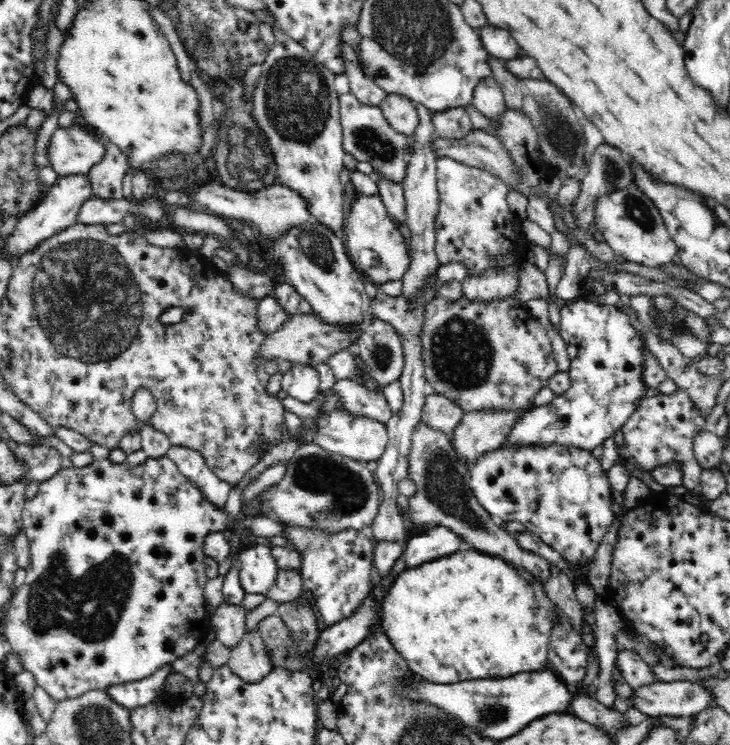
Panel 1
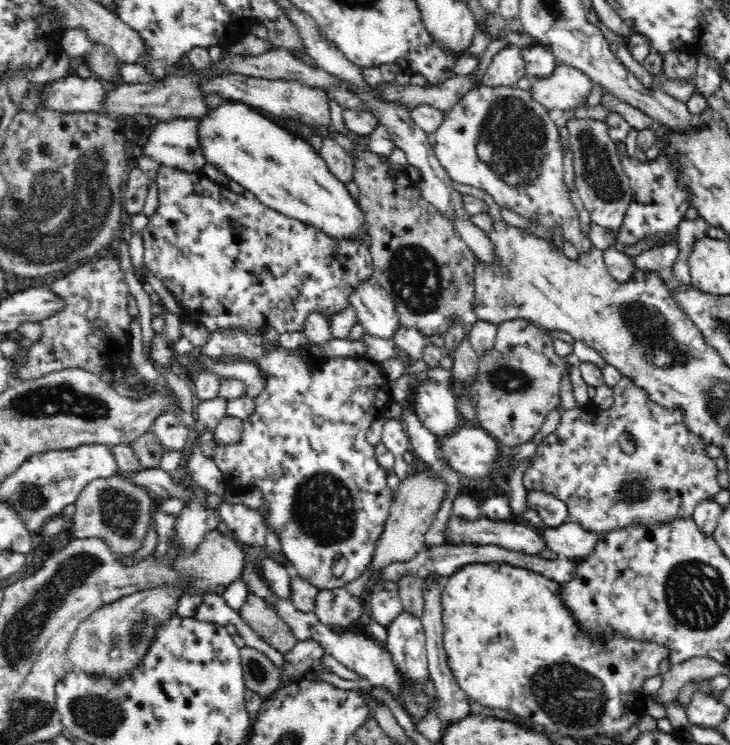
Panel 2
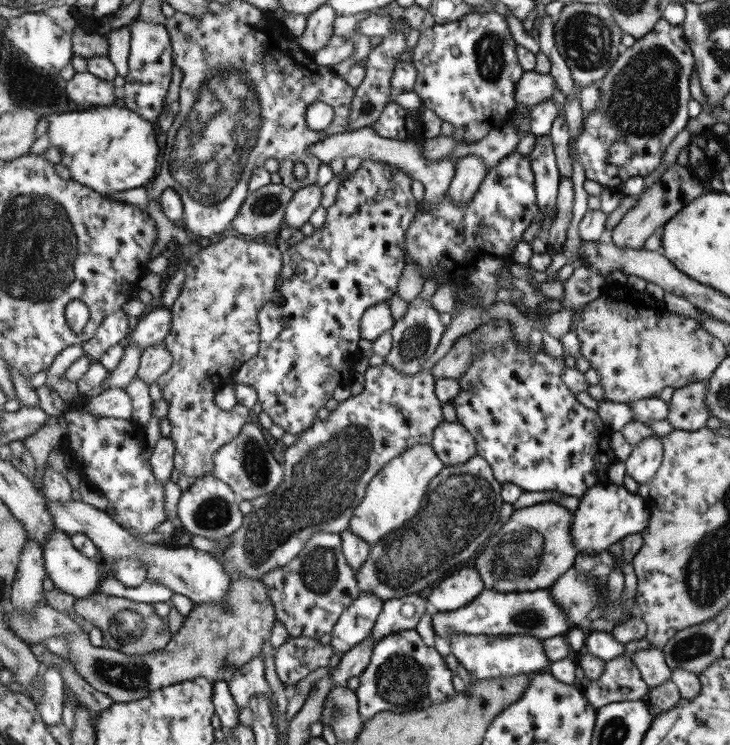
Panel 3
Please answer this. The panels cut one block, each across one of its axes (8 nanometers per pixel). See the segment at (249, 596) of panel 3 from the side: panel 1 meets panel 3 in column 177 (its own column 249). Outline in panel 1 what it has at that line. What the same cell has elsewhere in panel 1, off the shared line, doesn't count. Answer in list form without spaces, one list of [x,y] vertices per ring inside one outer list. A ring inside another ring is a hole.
[[[255,629],[246,632],[245,638],[234,646],[228,665],[236,676],[247,683],[260,682],[273,669],[268,649]]]

